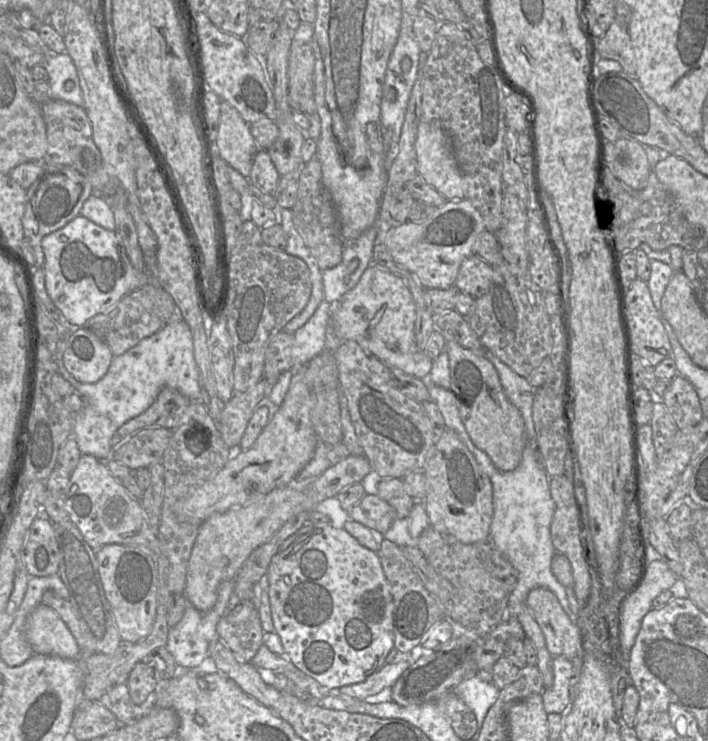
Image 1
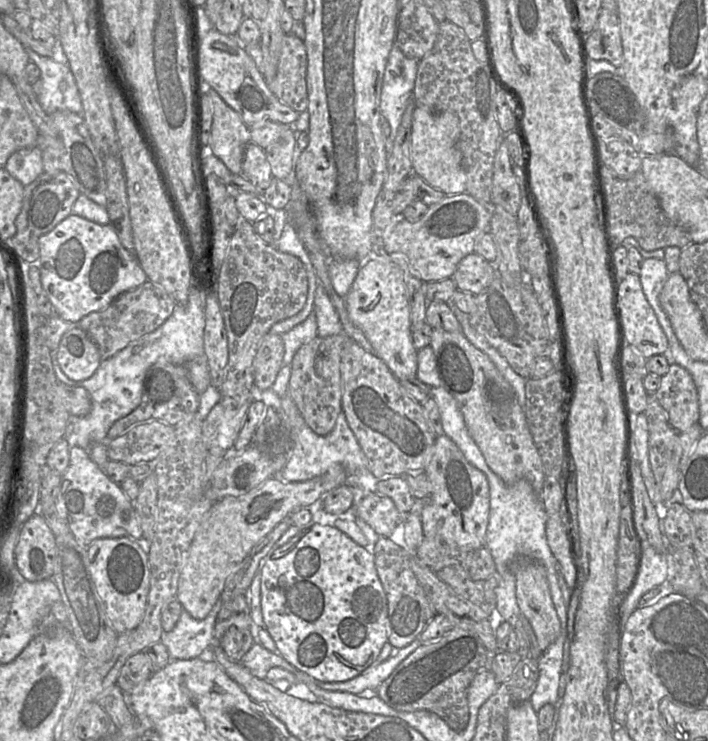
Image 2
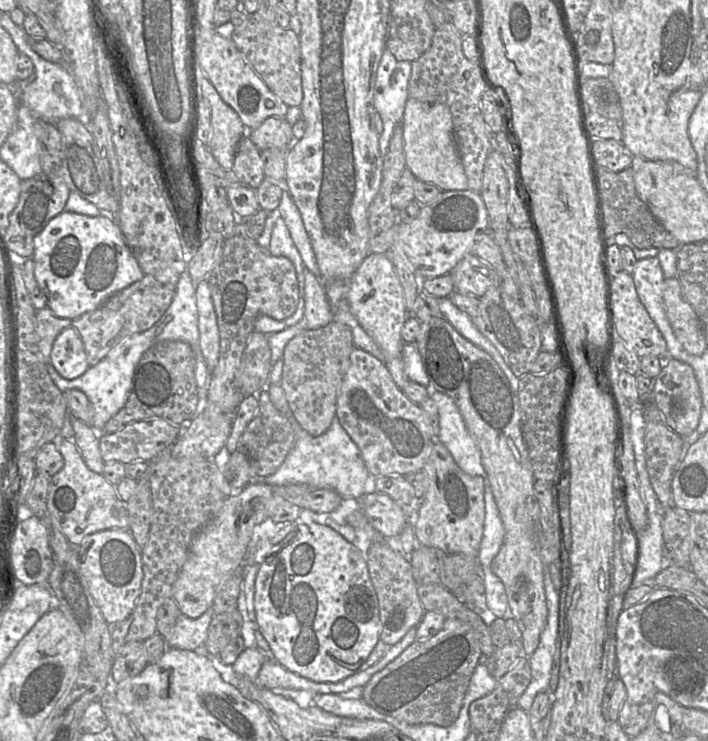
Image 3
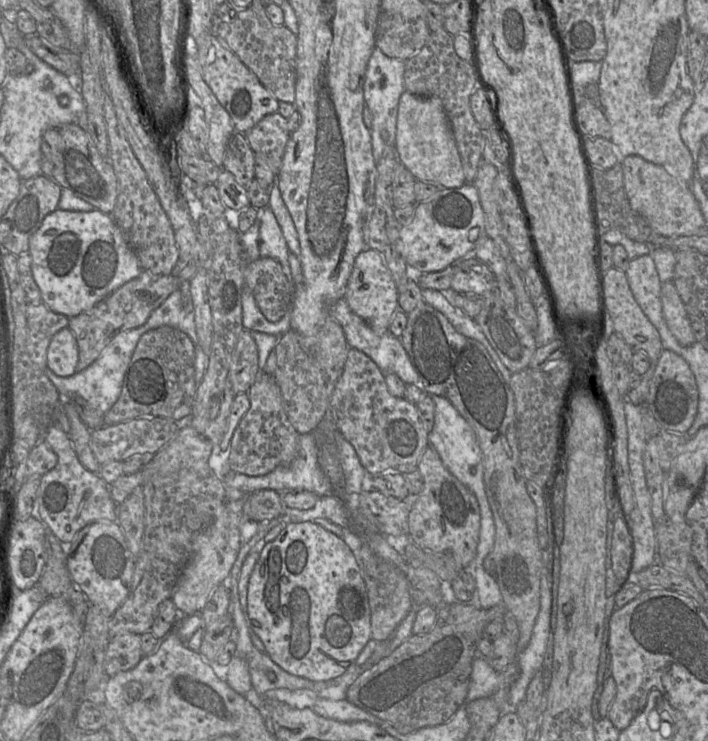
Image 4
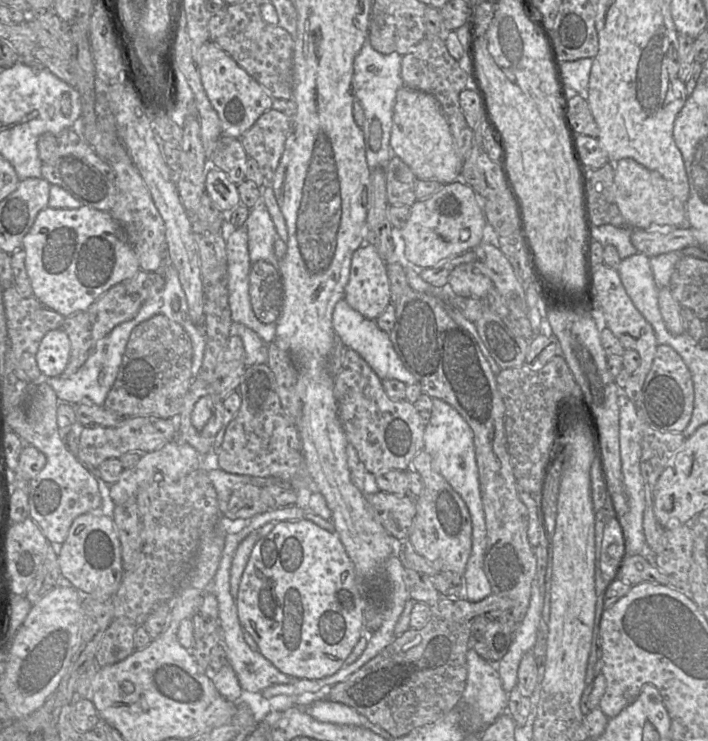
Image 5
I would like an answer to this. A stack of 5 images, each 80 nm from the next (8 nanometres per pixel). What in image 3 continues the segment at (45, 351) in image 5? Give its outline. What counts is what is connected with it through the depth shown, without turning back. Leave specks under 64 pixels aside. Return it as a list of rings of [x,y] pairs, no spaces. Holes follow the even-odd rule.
[[[72,326],[58,334],[50,358],[55,370],[69,380],[80,377],[90,367],[81,336]]]

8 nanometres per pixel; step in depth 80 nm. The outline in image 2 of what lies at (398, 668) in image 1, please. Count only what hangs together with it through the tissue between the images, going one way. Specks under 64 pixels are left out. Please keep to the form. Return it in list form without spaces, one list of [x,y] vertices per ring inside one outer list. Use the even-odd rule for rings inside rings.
[[[415,639],[408,645],[399,648],[392,656],[378,664],[370,666],[356,677],[342,682],[314,681],[321,689],[334,692],[347,692],[359,695],[364,690],[376,690],[376,688],[393,672],[393,670],[416,648],[421,645],[419,639]]]

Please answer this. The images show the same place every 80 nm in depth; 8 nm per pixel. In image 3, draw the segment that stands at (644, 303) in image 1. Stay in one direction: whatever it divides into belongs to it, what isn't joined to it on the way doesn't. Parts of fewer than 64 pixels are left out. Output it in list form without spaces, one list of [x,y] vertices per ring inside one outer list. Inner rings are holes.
[[[622,270],[612,276],[611,295],[615,332],[626,346],[640,358],[648,355],[663,357],[663,359],[669,358],[666,341],[640,301],[632,275]]]

